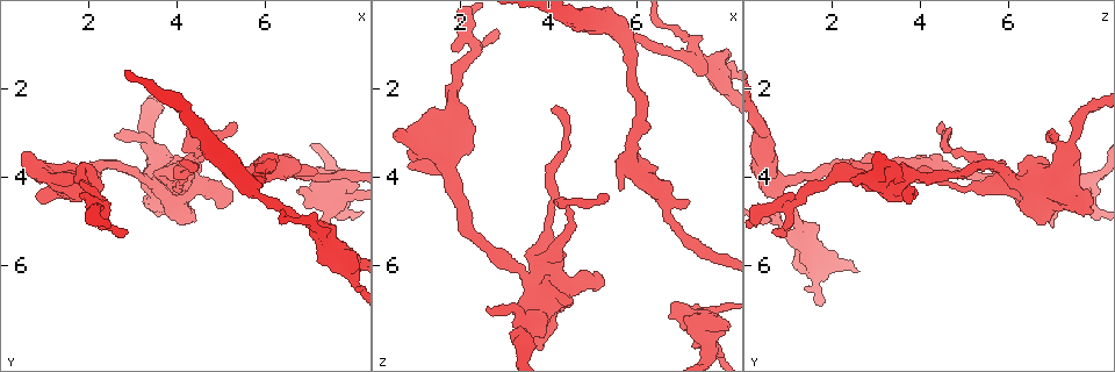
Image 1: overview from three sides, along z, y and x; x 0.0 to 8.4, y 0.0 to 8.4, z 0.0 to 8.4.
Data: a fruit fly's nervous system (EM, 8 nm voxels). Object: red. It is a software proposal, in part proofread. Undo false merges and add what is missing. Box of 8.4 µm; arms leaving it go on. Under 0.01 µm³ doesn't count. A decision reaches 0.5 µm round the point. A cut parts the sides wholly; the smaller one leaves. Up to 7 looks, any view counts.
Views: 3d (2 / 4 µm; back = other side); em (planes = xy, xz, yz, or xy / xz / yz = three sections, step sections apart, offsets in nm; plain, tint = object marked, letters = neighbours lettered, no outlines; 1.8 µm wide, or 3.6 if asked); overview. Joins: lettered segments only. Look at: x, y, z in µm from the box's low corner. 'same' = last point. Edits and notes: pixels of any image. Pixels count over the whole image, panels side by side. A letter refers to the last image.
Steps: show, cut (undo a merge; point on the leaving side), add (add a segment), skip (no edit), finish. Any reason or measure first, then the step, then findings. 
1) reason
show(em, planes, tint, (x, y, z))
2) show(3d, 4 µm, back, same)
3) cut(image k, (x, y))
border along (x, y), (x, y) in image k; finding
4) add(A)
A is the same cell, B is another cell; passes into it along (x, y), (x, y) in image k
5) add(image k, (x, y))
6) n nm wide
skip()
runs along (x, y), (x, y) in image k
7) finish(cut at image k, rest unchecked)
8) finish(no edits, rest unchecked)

looks like a crossing
show(em, planes, letters, (7.65, 4.25, 7.70))

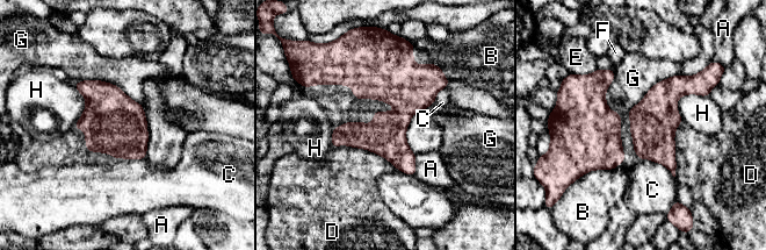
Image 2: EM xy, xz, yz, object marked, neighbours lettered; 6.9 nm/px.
skip()
A, B, C, D, E, F, G and H are other cells; border along (74, 81), (111, 83), (142, 106) in image 2; continuous, no second neuron

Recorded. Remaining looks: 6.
abrupt turn
show(em, planes, letters, (7.25, 5.20, 1.10))

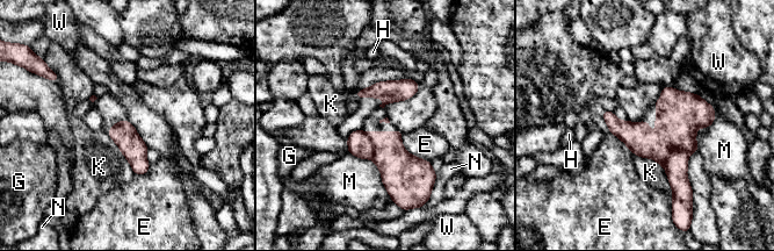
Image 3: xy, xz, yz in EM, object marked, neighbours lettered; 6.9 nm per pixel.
cut(image 3, (678, 159))
E, G, H, K, M, N and W are other cells; border along (687, 153), (673, 148), (665, 169) in image 3; two neurons meet here

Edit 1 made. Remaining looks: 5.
redraw
show(overview)

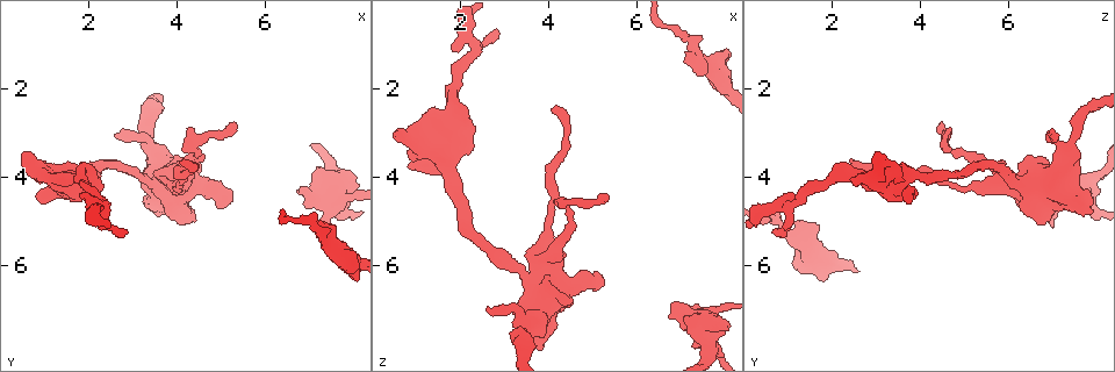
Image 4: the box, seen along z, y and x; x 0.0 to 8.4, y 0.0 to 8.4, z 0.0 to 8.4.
a fork
show(em, yz, step 8, plain, (2.30, 4.70, 1.00))

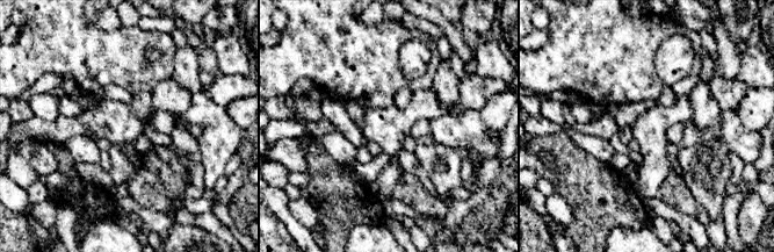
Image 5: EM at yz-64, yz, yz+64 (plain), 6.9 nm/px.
show(em, yz, step 8, letters, same)

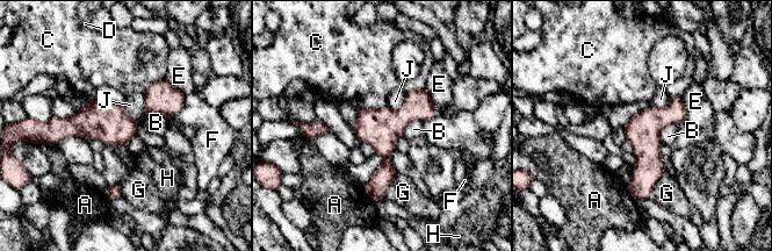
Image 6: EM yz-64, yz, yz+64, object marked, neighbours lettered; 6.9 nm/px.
skip()
A, B, C, D, E, F, G, H and J are other cells; all the same neuron

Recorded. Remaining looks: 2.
finish(cut at image 3, rest unchecked)

